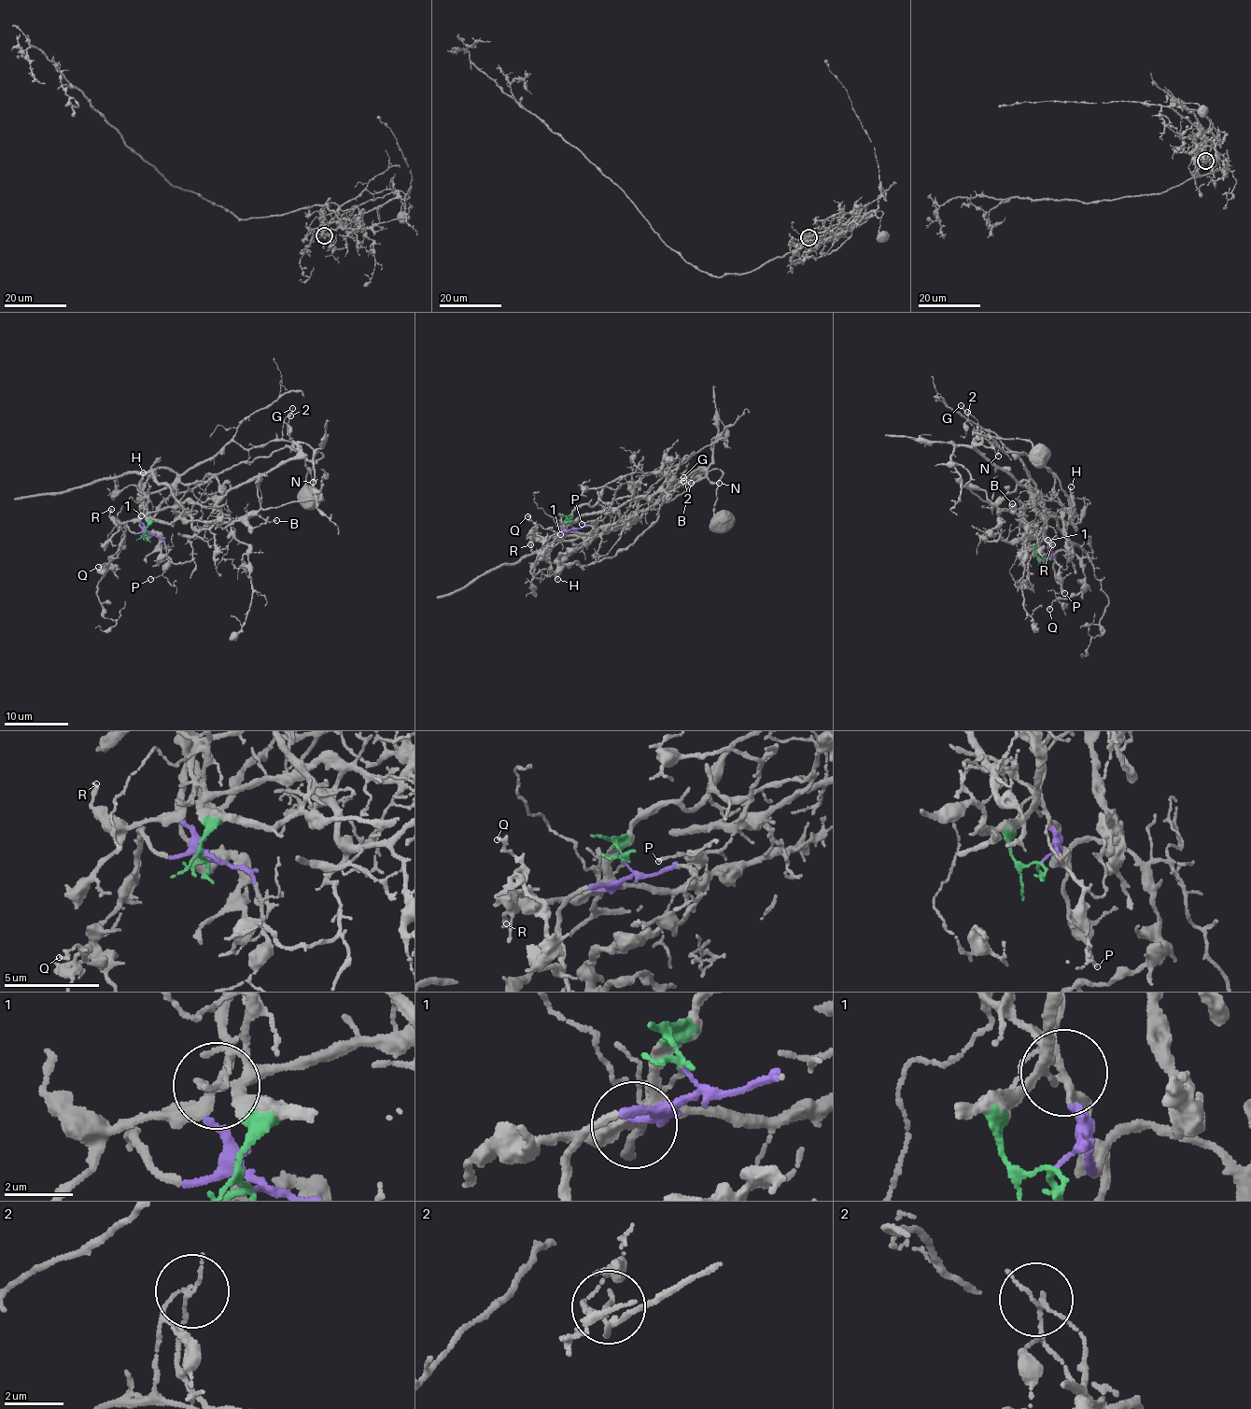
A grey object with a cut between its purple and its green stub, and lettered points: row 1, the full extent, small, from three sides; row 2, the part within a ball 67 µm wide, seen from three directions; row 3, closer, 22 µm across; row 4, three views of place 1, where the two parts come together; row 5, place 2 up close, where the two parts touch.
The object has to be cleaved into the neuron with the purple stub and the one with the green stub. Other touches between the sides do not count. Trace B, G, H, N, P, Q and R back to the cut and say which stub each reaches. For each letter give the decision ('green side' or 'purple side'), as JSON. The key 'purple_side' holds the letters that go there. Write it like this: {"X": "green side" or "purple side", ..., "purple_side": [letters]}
{"B": "purple side", "G": "green side", "H": "green side", "N": "green side", "P": "purple side", "Q": "purple side", "R": "purple side", "purple_side": ["B", "P", "Q", "R"]}

